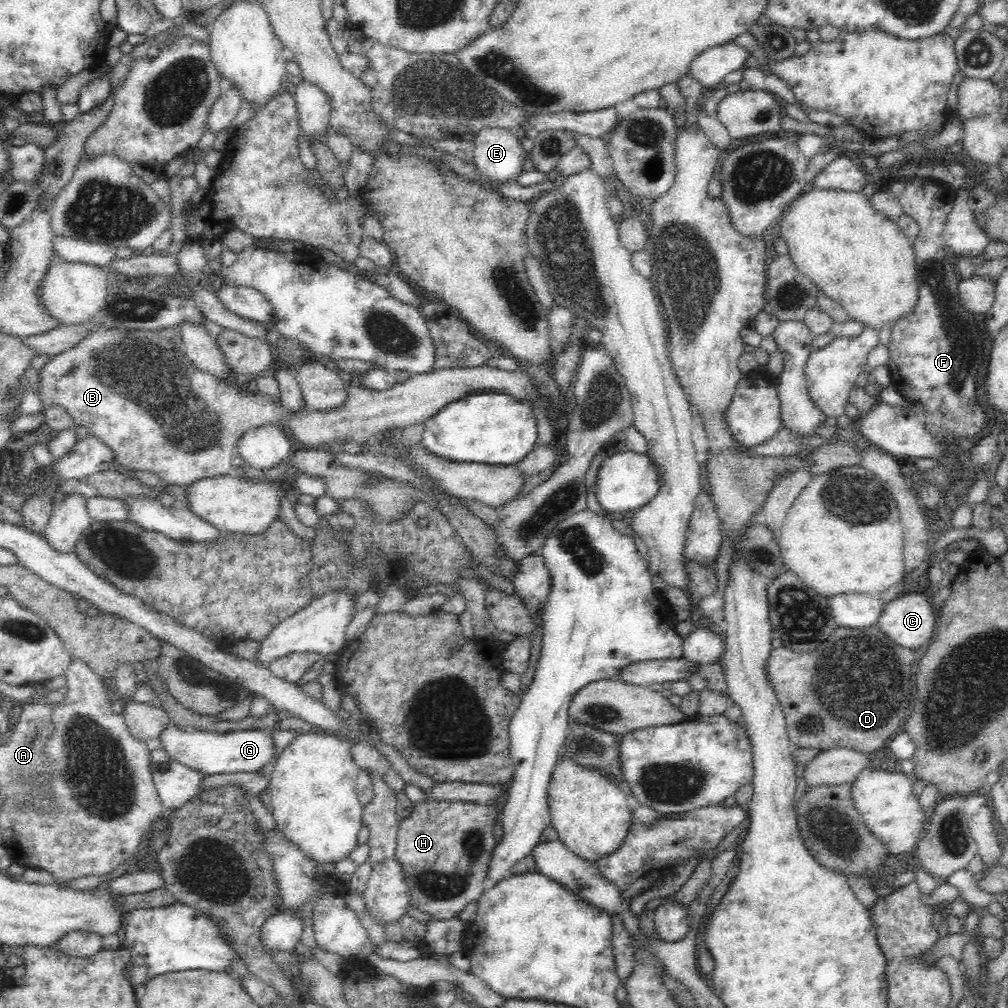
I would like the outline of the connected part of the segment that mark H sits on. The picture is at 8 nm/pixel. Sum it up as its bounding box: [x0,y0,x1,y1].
[393,800,497,919]

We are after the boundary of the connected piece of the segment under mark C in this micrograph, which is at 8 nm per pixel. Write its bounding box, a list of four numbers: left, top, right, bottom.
[876,593,936,648]

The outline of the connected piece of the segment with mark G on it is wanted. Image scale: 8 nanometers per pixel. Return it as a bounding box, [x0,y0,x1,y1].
[160,724,276,776]

